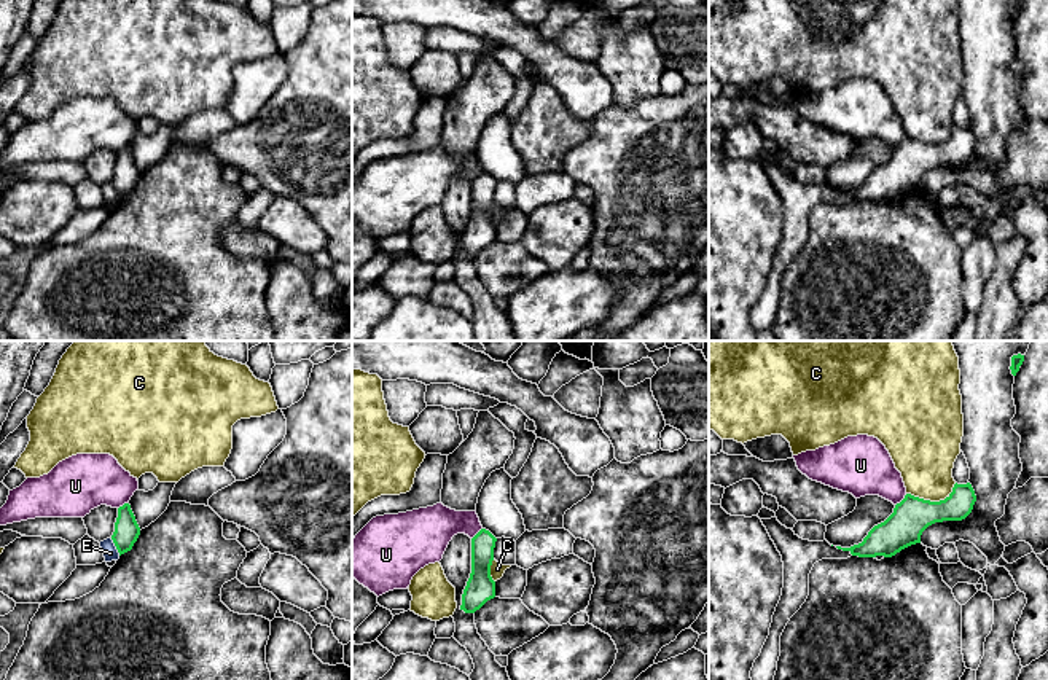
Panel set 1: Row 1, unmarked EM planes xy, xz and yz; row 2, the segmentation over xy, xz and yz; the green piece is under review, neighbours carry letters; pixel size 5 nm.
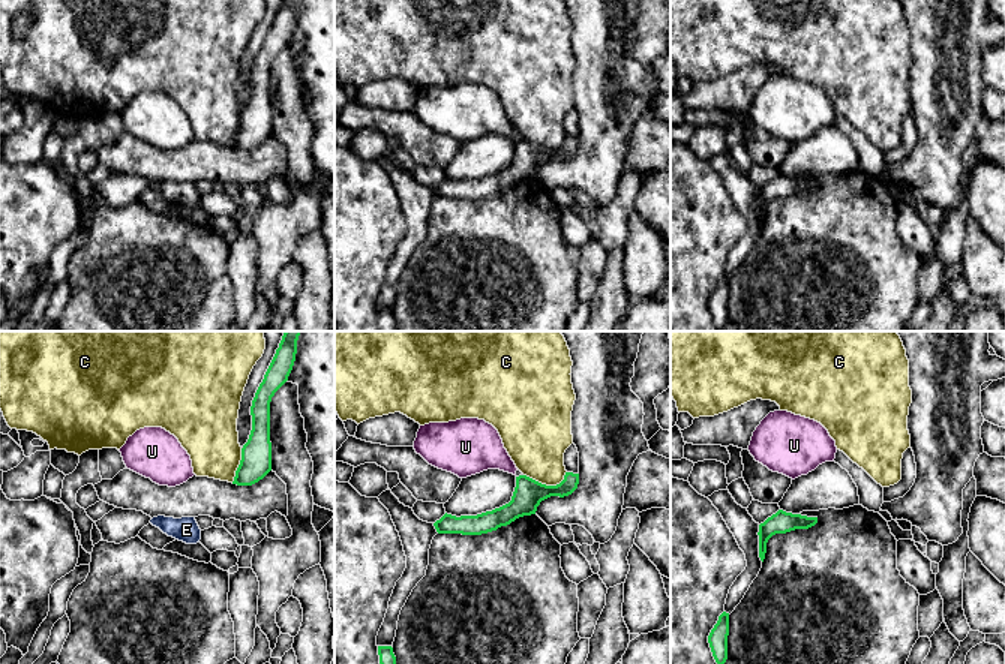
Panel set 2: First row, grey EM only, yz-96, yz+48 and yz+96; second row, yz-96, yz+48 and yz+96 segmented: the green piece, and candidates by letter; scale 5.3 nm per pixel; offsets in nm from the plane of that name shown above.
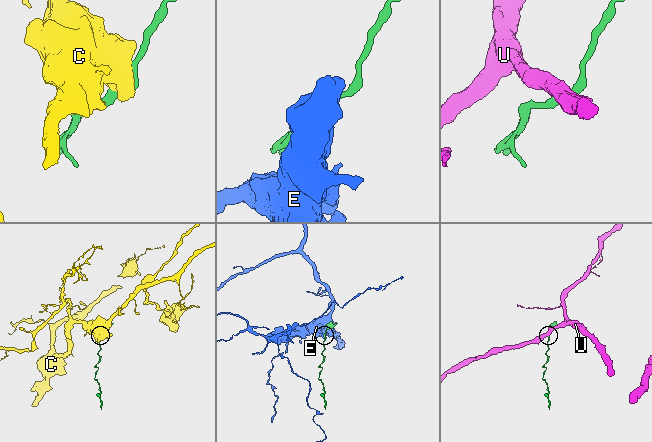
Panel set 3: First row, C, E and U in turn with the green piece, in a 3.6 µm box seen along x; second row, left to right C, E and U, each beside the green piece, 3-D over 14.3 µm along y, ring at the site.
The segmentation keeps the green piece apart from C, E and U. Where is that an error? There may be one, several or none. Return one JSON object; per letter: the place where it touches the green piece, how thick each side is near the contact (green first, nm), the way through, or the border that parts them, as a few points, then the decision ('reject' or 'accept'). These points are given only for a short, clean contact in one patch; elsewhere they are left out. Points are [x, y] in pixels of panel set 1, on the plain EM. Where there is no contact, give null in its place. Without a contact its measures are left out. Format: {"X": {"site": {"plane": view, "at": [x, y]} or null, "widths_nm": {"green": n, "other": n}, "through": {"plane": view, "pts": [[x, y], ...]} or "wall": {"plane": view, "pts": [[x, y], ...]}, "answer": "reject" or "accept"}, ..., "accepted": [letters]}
{"C": {"site": {"plane": "yz", "at": [932, 145]}, "widths_nm": {"green": 190, "other": 300}, "answer": "reject"}, "E": {"site": {"plane": "xy", "at": [115, 188]}, "widths_nm": {"green": 130, "other": 80}, "answer": "reject"}, "U": {"site": {"plane": "yz", "at": [902, 144]}, "widths_nm": {"green": 190, "other": 280}, "wall": {"plane": "yz", "pts": [[907, 137], [895, 148]]}, "answer": "reject"}, "accepted": []}

